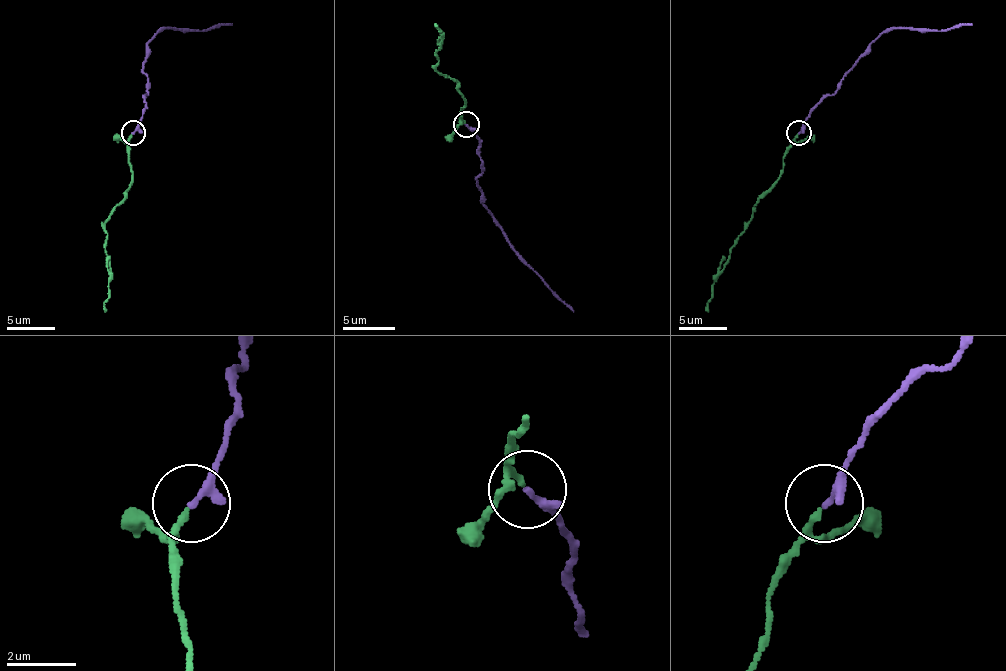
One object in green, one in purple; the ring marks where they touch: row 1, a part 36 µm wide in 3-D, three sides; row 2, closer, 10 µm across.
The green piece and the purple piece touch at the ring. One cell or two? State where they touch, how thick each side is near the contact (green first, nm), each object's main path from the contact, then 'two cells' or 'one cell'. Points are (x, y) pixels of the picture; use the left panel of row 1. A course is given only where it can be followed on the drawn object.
(133, 132) | 110/260 nm | green via (132, 133), (127, 155), (132, 184), (105, 223), (110, 281), (105, 312) | purple via (132, 133), (144, 109), (147, 89), (142, 63), (147, 43), (159, 31), (202, 31), (231, 24) | one cell

